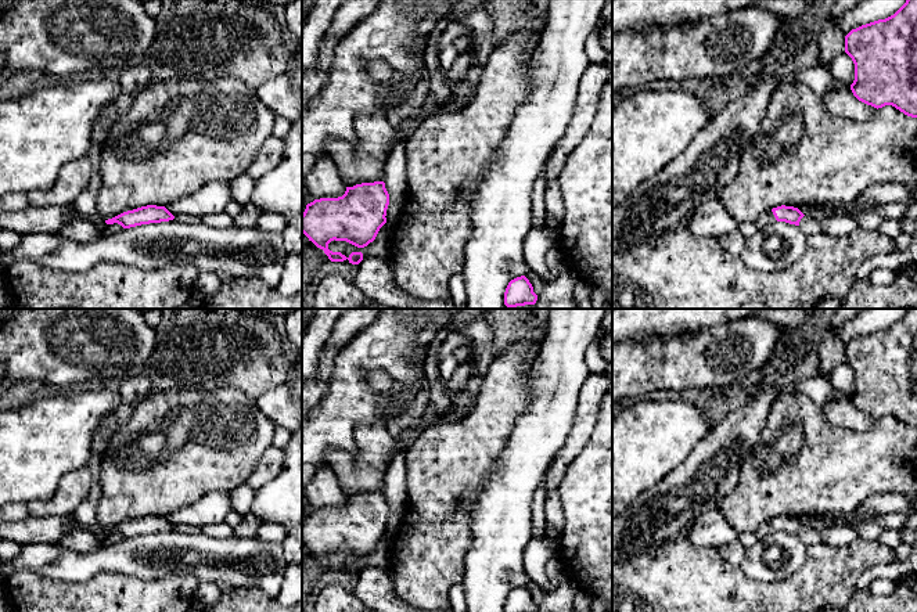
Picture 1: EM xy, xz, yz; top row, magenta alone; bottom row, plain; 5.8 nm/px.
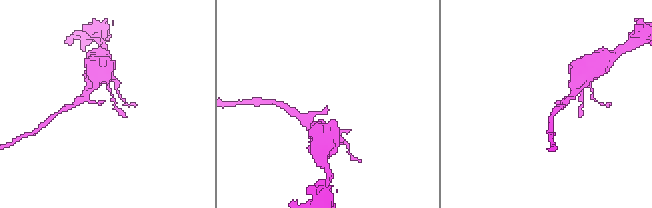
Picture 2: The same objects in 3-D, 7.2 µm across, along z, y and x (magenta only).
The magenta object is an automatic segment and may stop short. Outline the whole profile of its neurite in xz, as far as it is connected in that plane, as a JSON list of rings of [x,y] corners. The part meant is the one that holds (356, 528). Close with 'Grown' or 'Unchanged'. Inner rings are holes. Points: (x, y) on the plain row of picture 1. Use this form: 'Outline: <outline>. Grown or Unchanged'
Outline: [[[384,492],[362,493],[346,497],[342,507],[320,508],[306,515],[302,523],[302,543],[317,558],[323,559],[331,572],[349,570],[359,575],[362,562],[348,568],[328,559],[331,551],[346,551],[357,558],[373,552],[380,539],[386,533],[389,504]]]. Unchanged

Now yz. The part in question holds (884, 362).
Outline: [[[917,309],[906,313],[891,327],[878,330],[845,346],[845,363],[855,374],[853,406],[874,418],[892,415],[917,428]]]. Unchanged

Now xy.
Outline: [[[147,515],[133,521],[123,522],[112,529],[105,530],[105,533],[118,533],[123,539],[130,539],[141,534],[169,532],[173,529],[175,526],[165,516]]]. Unchanged

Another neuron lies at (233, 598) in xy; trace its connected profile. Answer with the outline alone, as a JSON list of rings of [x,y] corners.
[[[227,587],[222,590],[219,600],[204,612],[302,612],[302,601],[284,606],[277,598],[271,598],[260,590]]]

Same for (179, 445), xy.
[[[237,388],[154,390],[125,424],[118,424],[103,453],[98,525],[108,530],[147,515],[166,518],[211,492],[247,483],[263,451],[273,446],[274,431],[256,402]]]

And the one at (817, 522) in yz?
[[[830,514],[799,516],[798,519],[805,526],[810,526],[816,530],[821,530],[823,528],[838,525],[838,521]]]

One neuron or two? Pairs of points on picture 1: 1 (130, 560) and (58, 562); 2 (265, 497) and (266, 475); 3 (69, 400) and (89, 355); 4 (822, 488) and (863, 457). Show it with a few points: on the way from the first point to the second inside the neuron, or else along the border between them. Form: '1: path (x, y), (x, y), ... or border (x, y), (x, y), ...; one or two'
1: path (112, 560), (76, 562); one
2: border (284, 457), (280, 471), (255, 490); two
3: border (108, 388), (61, 389); two
4: path (831, 478), (841, 468), (853, 467); one

